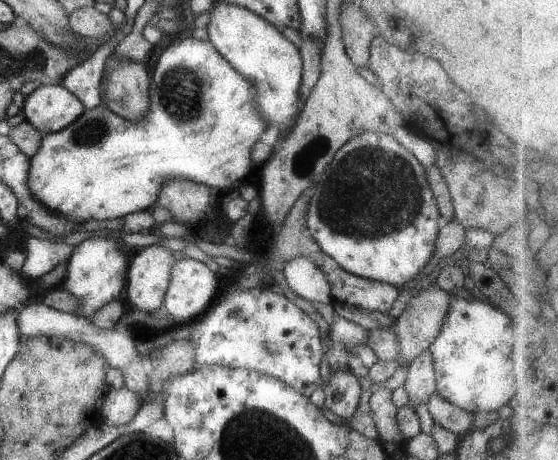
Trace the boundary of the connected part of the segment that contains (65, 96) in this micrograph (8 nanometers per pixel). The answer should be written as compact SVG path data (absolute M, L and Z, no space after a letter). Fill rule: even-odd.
M57 84L36 87L24 99L21 110L40 134L47 135L70 126L86 108L77 96Z

